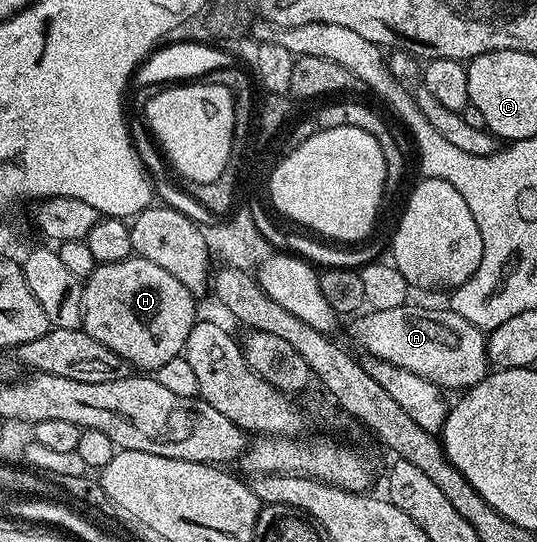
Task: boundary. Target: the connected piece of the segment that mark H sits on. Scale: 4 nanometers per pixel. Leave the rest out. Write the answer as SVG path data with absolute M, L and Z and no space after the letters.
M130 257L118 263L99 263L83 283L81 293L83 330L91 337L95 337L99 345L105 345L111 353L125 360L130 368L141 373L155 373L159 365L167 365L167 361L178 358L184 352L185 339L198 318L197 307L192 301L194 302L185 288L178 285L166 271L159 269L159 265L151 261Z

